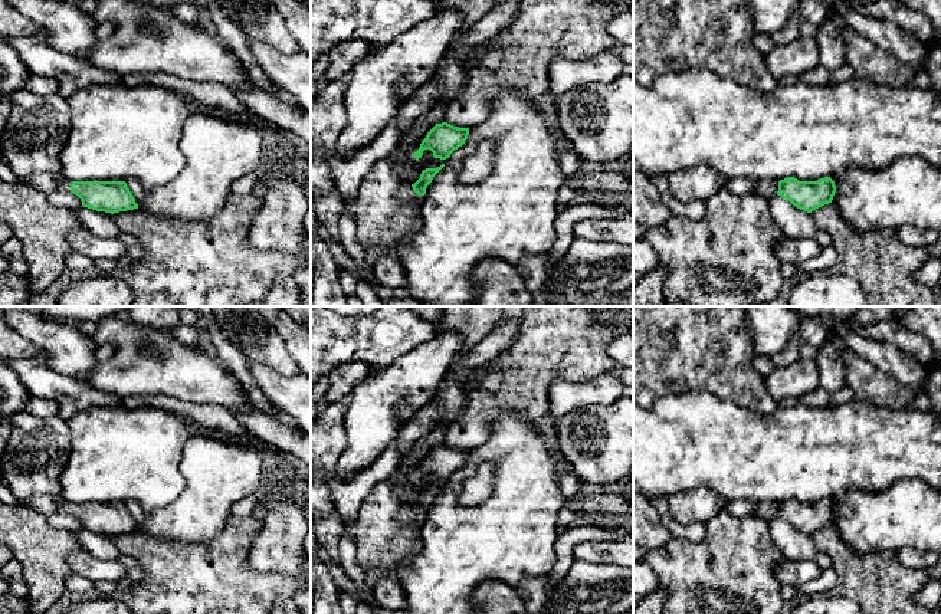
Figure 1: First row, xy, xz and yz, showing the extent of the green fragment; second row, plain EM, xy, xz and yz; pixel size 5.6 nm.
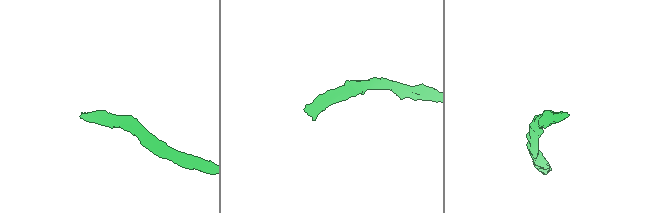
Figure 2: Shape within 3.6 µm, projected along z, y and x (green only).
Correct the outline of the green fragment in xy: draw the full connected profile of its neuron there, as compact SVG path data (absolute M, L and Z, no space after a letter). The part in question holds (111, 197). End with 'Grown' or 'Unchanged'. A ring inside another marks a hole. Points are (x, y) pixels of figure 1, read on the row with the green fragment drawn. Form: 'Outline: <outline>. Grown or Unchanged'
Outline: M56 174L59 190L76 194L83 207L111 214L138 209L125 181L71 181Z. Grown

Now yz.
Outline: M788 177L778 181L777 191L778 196L807 213L832 203L835 193L836 185L830 177L817 181L799 181L794 177Z. Unchanged

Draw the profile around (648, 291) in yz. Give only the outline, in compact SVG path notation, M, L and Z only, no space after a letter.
M659 263L653 270L642 275L633 285L633 306L659 306L663 298L666 270Z

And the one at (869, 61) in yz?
M852 26L840 29L840 36L846 46L846 63L852 66L855 78L891 85L909 83L915 78L911 66L899 62Z

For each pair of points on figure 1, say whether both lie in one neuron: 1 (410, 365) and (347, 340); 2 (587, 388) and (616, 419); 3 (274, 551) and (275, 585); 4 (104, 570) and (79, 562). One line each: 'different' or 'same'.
1: different
2: different
3: different
4: same

